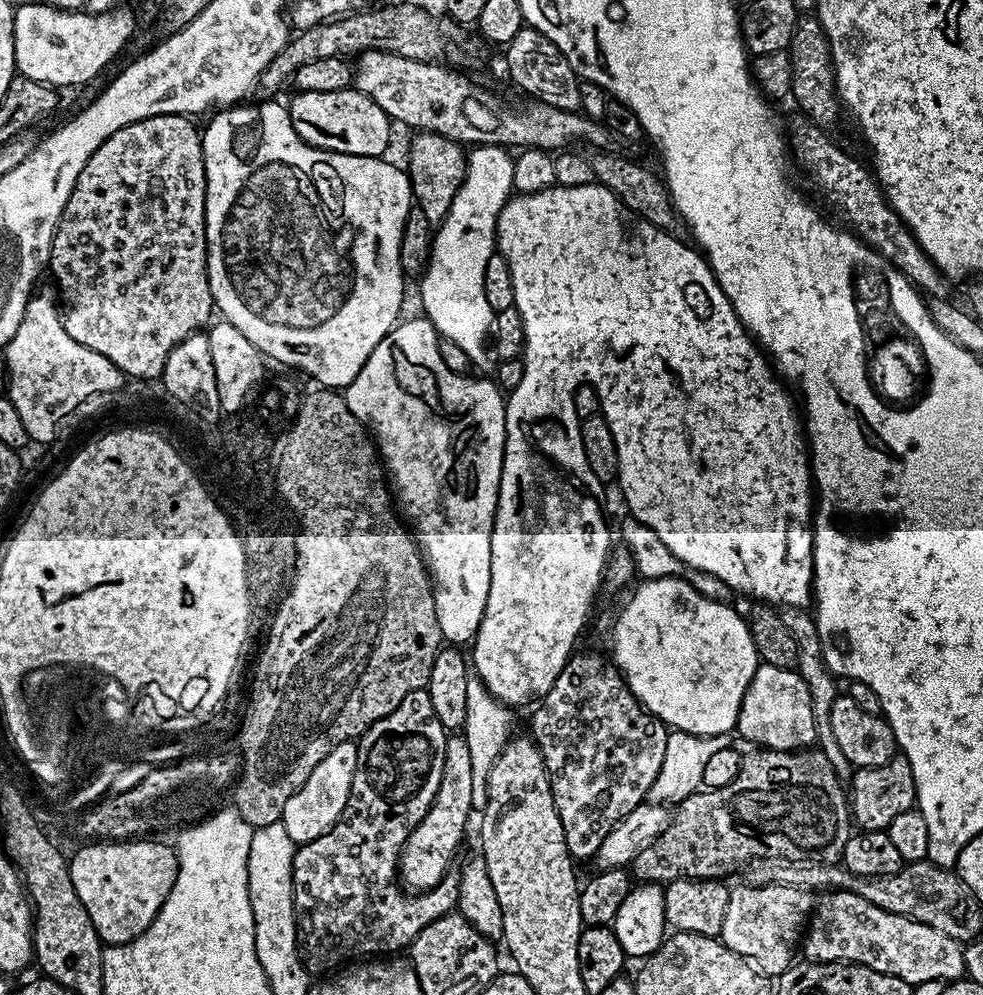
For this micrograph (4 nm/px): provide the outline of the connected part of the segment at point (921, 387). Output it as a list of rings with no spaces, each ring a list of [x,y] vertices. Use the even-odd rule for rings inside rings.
[[[856,312],[856,324],[860,324],[860,368],[864,368],[864,384],[868,384],[872,400],[884,412],[916,412],[932,396],[932,384],[936,384],[932,360],[928,360],[920,336],[904,324],[904,316],[900,314],[886,324],[884,320],[860,320],[860,312]]]

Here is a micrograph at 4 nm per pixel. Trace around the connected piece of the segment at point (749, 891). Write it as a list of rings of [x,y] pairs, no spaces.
[[[741,884],[741,888],[733,887],[729,891],[726,919],[722,921],[718,939],[731,952],[744,957],[759,969],[765,977],[779,978],[797,959],[806,925],[814,911],[813,893],[798,886]]]

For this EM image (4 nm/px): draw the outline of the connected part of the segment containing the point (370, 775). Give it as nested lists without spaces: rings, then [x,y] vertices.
[[[426,690],[408,692],[398,707],[386,714],[386,718],[374,721],[359,737],[358,766],[347,806],[330,831],[314,838],[314,842],[299,845],[294,854],[292,900],[296,903],[300,959],[309,973],[328,974],[345,962],[399,953],[396,951],[412,945],[414,938],[422,934],[430,922],[457,907],[460,886],[455,875],[445,876],[441,884],[428,892],[415,894],[406,894],[397,883],[400,852],[418,822],[426,818],[438,794],[447,741],[446,730],[442,722],[438,722],[438,714],[434,714],[434,706]]]

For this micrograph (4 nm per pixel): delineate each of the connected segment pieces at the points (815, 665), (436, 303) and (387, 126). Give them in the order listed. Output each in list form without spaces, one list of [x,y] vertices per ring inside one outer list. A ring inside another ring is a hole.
[[[786,608],[779,613],[781,622],[785,624],[786,630],[790,632],[797,642],[797,664],[795,671],[800,673],[809,687],[810,698],[812,699],[814,726],[816,727],[816,741],[819,751],[826,754],[826,758],[832,763],[832,769],[836,775],[844,778],[849,775],[850,765],[846,754],[842,754],[842,749],[838,747],[838,742],[834,739],[834,730],[830,730],[830,710],[834,706],[838,695],[837,677],[824,665],[824,655],[820,649],[820,639],[816,633],[815,619],[803,608]]]
[[[495,144],[476,146],[467,153],[468,169],[464,181],[454,194],[450,210],[445,214],[434,232],[432,254],[427,268],[424,270],[420,284],[420,304],[423,315],[435,326],[437,333],[443,339],[452,340],[459,349],[469,355],[471,363],[478,366],[490,360],[490,352],[484,349],[484,339],[489,339],[494,328],[494,313],[490,302],[486,302],[486,290],[482,290],[482,274],[486,274],[486,262],[494,254],[496,248],[496,223],[498,214],[503,210],[505,202],[513,195],[512,175],[513,157],[509,149]]]
[[[349,86],[337,92],[296,92],[292,104],[287,105],[288,117],[294,130],[302,139],[315,148],[351,156],[385,155],[388,139],[392,136],[393,121],[366,94]]]

